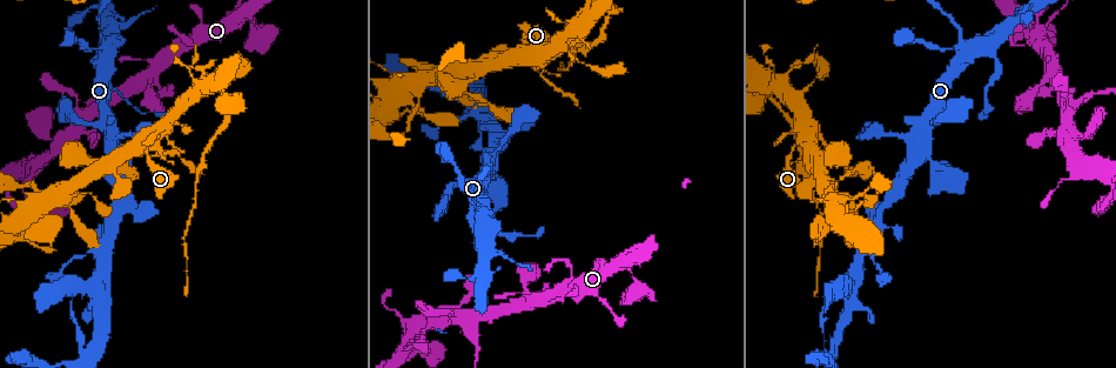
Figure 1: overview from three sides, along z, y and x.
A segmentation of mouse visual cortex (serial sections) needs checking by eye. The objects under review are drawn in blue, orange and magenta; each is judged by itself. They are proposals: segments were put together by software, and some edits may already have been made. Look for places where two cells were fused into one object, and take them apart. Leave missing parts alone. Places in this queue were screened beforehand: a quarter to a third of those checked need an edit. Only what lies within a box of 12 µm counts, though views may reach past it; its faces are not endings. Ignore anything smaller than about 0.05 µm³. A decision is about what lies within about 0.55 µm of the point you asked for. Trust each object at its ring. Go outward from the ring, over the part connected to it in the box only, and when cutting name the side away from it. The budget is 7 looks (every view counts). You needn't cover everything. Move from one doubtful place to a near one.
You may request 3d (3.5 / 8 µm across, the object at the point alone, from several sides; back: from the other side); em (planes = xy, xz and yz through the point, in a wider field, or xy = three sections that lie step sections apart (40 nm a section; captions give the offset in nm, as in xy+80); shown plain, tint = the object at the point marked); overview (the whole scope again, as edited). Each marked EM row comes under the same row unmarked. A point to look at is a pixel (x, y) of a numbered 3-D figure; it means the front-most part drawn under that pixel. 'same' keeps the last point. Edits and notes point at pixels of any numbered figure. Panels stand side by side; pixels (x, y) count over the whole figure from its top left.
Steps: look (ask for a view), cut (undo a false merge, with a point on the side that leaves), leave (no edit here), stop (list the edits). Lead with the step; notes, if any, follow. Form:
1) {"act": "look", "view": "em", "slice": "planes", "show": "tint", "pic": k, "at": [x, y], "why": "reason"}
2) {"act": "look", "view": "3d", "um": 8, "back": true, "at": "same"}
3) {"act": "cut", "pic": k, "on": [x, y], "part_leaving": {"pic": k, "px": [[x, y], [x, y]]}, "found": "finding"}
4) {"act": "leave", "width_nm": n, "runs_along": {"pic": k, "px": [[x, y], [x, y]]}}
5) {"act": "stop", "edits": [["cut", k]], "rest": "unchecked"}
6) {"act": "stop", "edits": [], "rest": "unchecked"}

{"act": "look", "view": "3d", "um": 8, "pic": 1, "at": [524, 52], "why": "looks like a crossing"}

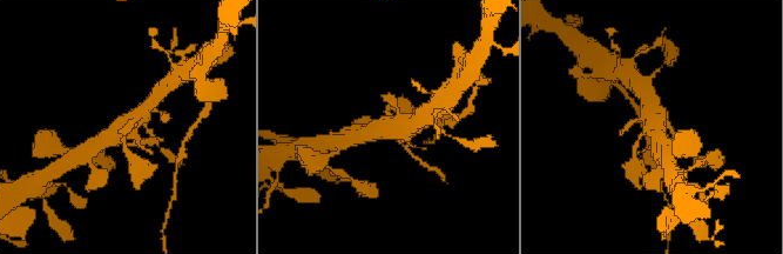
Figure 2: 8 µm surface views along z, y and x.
{"act": "look", "view": "3d", "um": 3.5, "pic": 2, "at": [123, 125], "why": "closer look"}

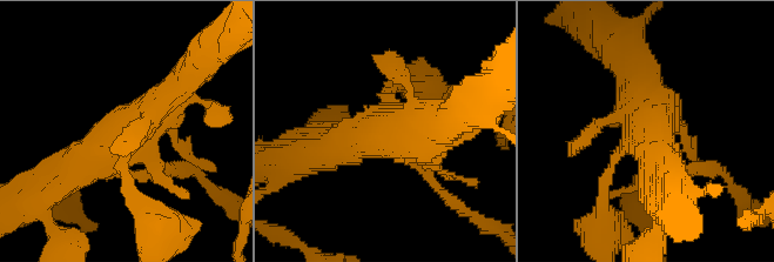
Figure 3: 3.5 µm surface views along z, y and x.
{"act": "leave", "runs_along": {"pic": 3, "px": [[129, 192], [126, 134], [183, 79]]}, "found": "continuous, no second cell"}

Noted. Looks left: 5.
{"act": "look", "view": "3d", "um": 3.5, "back": true, "pic": 1, "at": [221, 93], "why": "abrupt turn"}

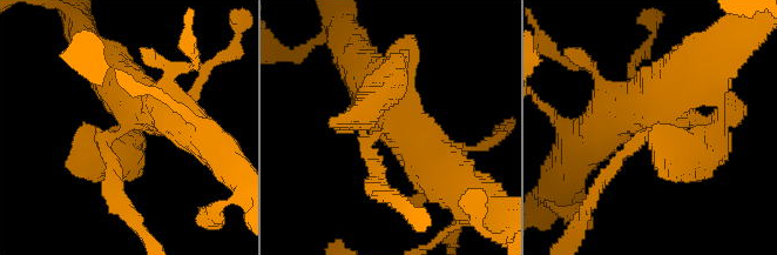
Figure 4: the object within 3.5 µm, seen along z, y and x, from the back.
{"act": "look", "view": "em", "slice": "planes", "show": "tint", "pic": 4, "at": [653, 123]}

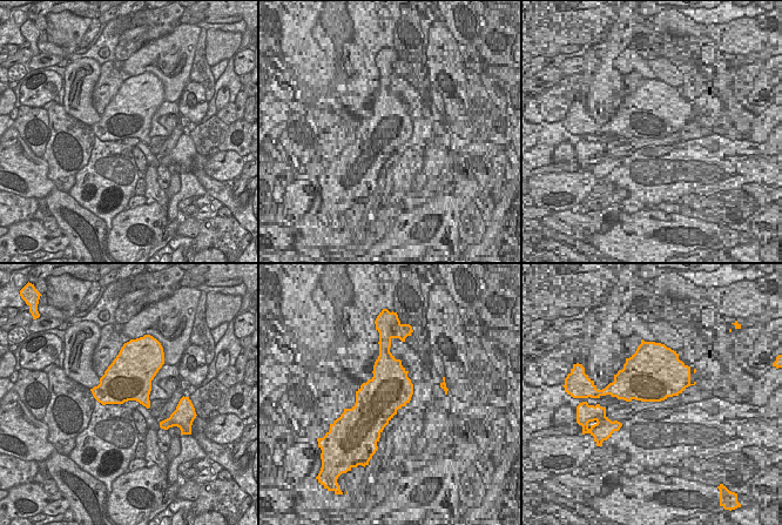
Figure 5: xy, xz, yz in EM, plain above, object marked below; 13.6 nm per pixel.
{"act": "cut", "pic": 4, "on": [622, 154], "part_leaving": {"pic": 4, "px": [[646, 134], [615, 162], [582, 213]]}, "found": "two cells meet here"}

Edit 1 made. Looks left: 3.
{"act": "look", "view": "overview"}

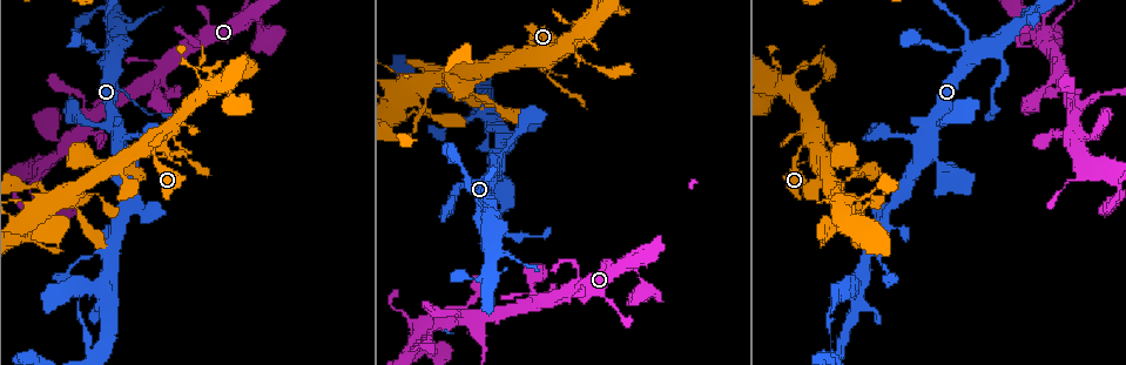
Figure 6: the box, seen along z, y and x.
{"act": "look", "view": "3d", "um": 3.5, "pic": 6, "at": [1002, 58], "why": "thick turns thin"}

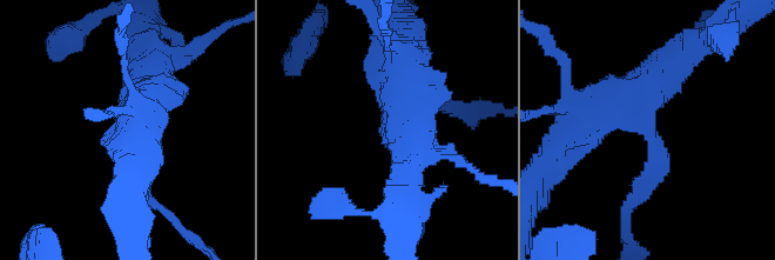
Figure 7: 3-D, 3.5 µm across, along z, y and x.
{"act": "look", "view": "em", "slice": "xy", "step": 2, "show": "tint", "pic": 7, "at": [653, 134]}

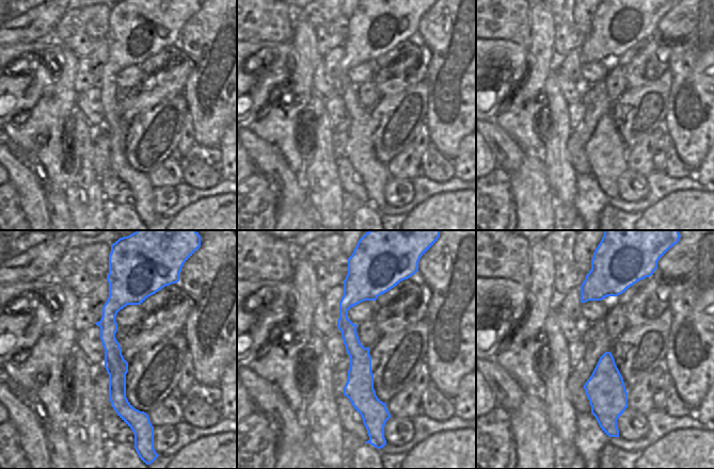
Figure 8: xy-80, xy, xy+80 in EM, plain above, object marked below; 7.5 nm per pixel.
{"act": "leave", "runs_along": {"pic": 8, "px": [[348, 279], [344, 324], [360, 356], [365, 420]]}, "found": "all the same cell"}

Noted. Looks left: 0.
{"act": "stop", "edits": [["cut", 4]], "rest": "unchecked"}

